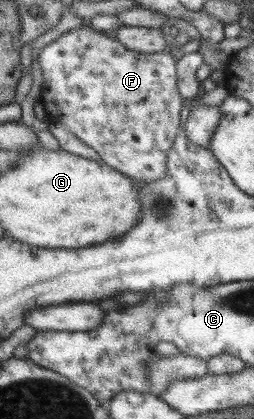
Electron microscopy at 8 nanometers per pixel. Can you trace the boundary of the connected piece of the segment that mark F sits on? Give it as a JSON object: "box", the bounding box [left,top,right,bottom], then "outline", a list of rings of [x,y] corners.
{"box":[38,25,185,182],"outline":[[[84,25],[69,30],[62,34],[59,38],[52,41],[49,45],[39,50],[38,64],[43,72],[44,82],[41,86],[41,103],[47,112],[49,122],[60,123],[69,131],[72,131],[81,141],[84,141],[90,148],[93,148],[100,156],[101,161],[113,166],[116,170],[123,172],[126,176],[142,182],[154,182],[155,180],[163,180],[167,169],[167,154],[172,148],[174,139],[182,126],[182,118],[180,113],[182,110],[182,102],[185,98],[177,89],[177,59],[170,52],[141,53],[136,50],[130,50],[124,46],[116,37],[110,37],[94,31],[92,25]]]}

